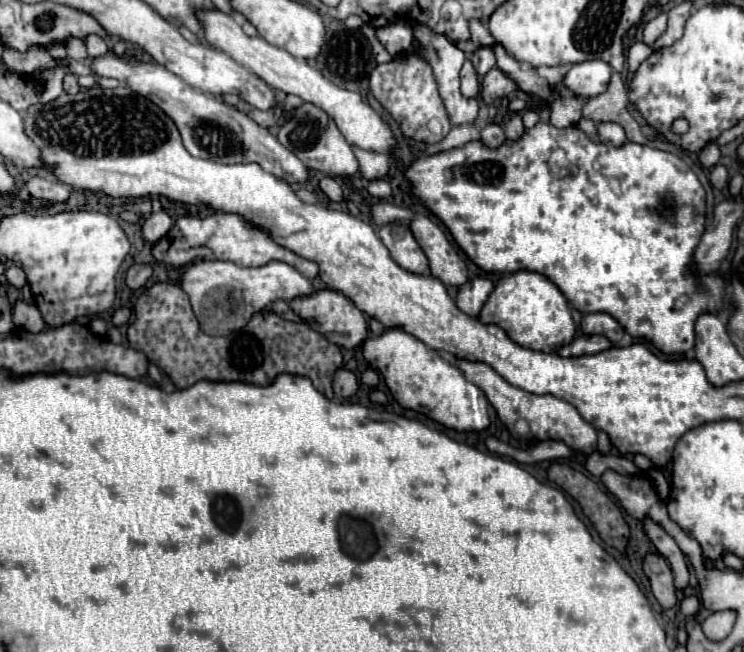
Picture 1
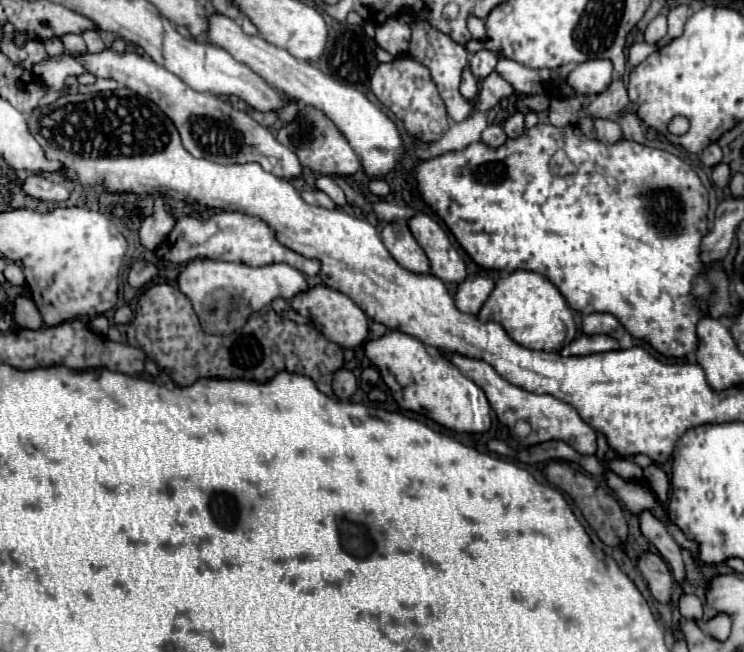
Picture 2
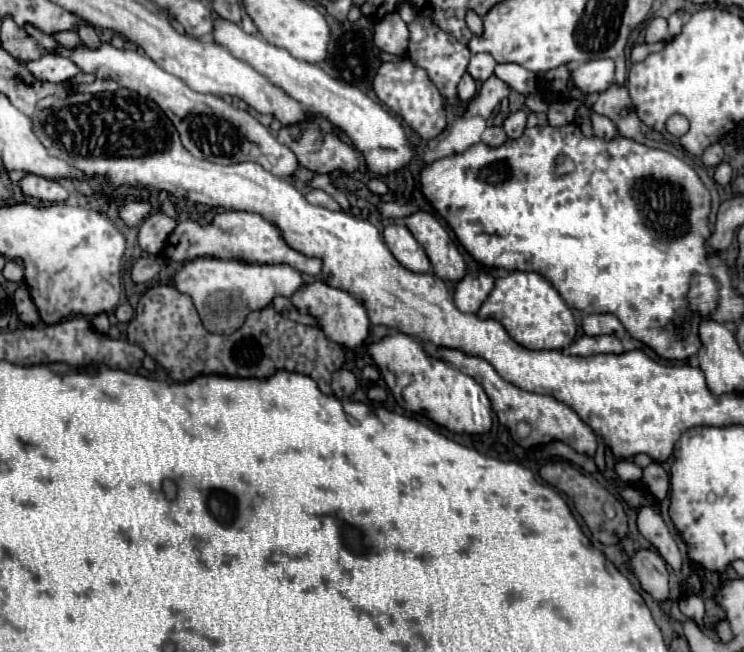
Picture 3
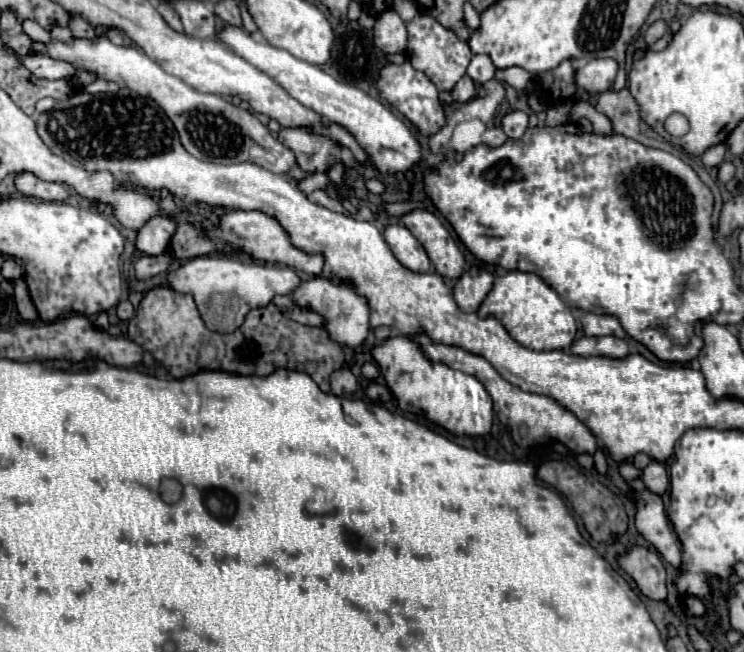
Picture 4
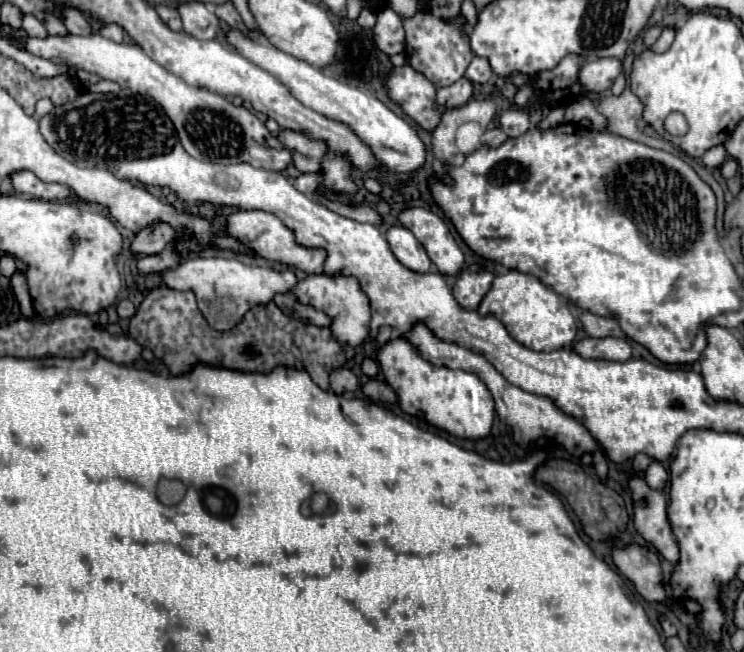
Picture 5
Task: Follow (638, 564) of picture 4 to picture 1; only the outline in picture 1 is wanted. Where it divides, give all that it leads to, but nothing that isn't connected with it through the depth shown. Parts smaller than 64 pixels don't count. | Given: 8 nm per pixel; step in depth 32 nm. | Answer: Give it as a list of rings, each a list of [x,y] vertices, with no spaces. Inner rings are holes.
[[[646,554],[642,560],[642,570],[650,580],[650,588],[654,598],[664,606],[672,608],[676,604],[676,588],[674,588],[674,574],[668,562],[660,554]]]

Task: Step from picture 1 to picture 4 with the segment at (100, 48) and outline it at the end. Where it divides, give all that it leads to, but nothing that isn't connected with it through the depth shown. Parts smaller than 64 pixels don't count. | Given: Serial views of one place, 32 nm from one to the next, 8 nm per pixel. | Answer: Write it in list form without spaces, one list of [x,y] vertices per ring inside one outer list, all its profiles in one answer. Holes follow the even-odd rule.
[[[70,14],[70,22],[68,22],[68,28],[72,30],[72,34],[76,38],[92,38],[94,36],[94,28],[90,26],[90,22],[86,22],[80,14]]]

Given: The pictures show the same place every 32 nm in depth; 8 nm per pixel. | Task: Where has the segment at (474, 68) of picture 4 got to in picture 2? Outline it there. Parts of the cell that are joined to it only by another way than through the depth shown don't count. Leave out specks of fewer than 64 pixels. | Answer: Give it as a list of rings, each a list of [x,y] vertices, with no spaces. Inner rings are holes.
[[[482,50],[482,52],[472,54],[472,58],[470,58],[470,70],[472,70],[472,74],[474,74],[476,78],[484,80],[484,78],[494,70],[496,62],[498,62],[498,60],[496,60],[496,56],[494,56],[492,52]]]

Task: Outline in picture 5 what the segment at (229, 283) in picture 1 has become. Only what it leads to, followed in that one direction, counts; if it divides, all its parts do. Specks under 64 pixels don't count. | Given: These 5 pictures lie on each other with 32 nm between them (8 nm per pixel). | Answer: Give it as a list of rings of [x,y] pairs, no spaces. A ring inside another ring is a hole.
[[[222,256],[188,258],[180,262],[176,268],[162,272],[162,280],[172,290],[192,290],[196,294],[200,312],[204,314],[208,324],[220,332],[236,326],[254,304],[266,304],[274,298],[274,294],[288,292],[298,282],[292,270],[278,272],[272,268],[244,264],[238,258],[222,258]]]

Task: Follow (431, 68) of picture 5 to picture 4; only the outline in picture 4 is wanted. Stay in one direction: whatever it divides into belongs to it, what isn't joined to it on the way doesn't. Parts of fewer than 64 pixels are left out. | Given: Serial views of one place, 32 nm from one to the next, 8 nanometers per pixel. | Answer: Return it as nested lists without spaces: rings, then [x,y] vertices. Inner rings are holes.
[[[416,16],[414,20],[406,22],[406,30],[408,30],[408,62],[424,72],[438,90],[450,90],[464,74],[466,68],[472,60],[472,52],[466,40],[460,40],[458,34],[452,28],[442,26],[434,16]]]

